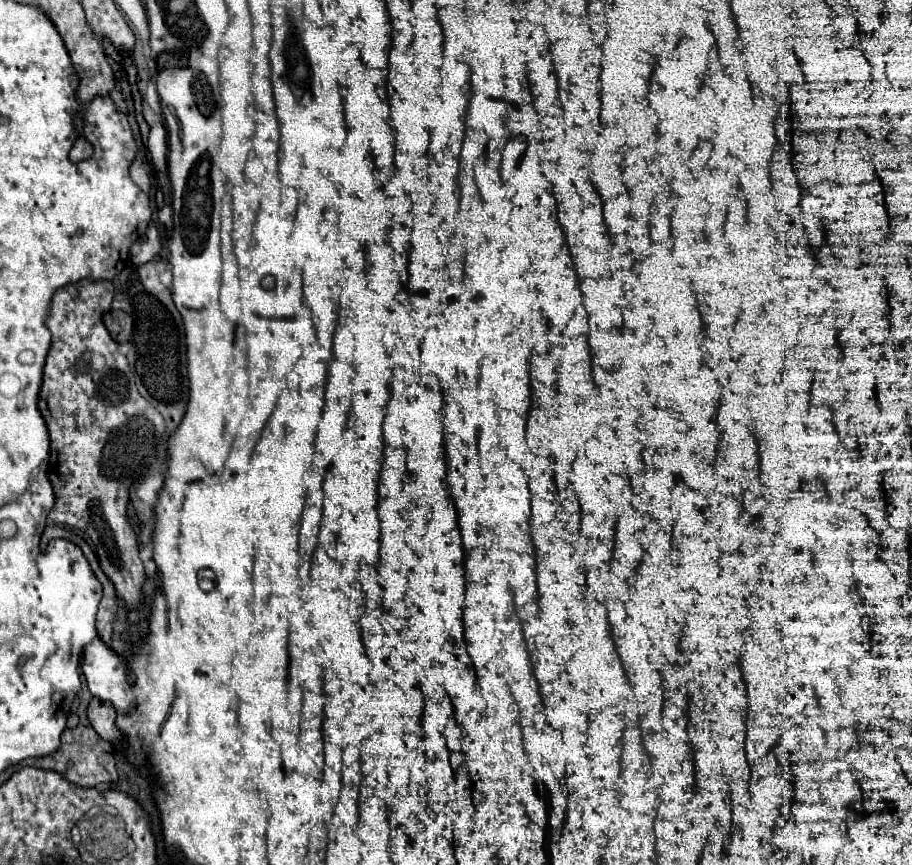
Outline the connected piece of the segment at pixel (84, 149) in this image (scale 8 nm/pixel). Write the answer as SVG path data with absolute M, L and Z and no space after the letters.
M77 139L75 145L73 145L73 149L69 151L69 159L73 163L79 163L83 159L89 159L91 155L93 155L93 145L87 139Z

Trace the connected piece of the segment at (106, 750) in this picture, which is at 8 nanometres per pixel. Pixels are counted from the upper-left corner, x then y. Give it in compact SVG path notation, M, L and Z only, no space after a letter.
M77 725L75 729L65 729L61 735L61 745L63 749L55 751L49 757L41 759L29 759L31 767L45 769L45 771L57 771L63 775L67 781L79 785L79 787L97 787L99 783L113 783L117 781L117 769L115 769L115 755L113 755L113 745L101 739L91 727Z

